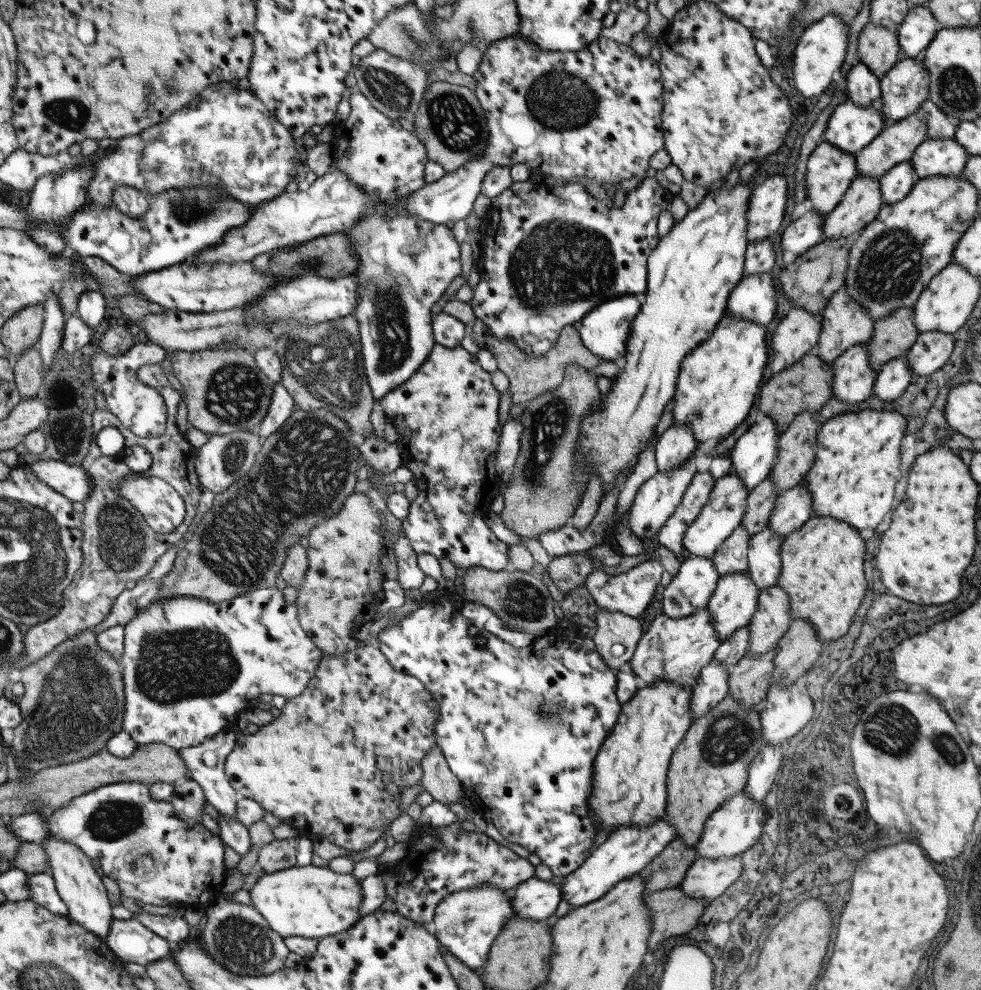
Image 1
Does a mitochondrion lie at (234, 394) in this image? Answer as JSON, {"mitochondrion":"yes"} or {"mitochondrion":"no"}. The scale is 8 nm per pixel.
{"mitochondrion":"yes"}

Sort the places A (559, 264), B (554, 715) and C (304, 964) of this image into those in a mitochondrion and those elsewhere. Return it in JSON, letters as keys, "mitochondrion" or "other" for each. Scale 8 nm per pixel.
{"A":"mitochondrion","B":"mitochondrion","C":"other"}

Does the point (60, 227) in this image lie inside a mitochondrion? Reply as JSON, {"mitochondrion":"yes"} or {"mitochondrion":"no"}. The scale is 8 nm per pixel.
{"mitochondrion":"no"}

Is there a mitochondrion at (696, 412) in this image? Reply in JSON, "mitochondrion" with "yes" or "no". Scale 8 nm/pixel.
{"mitochondrion":"yes"}

